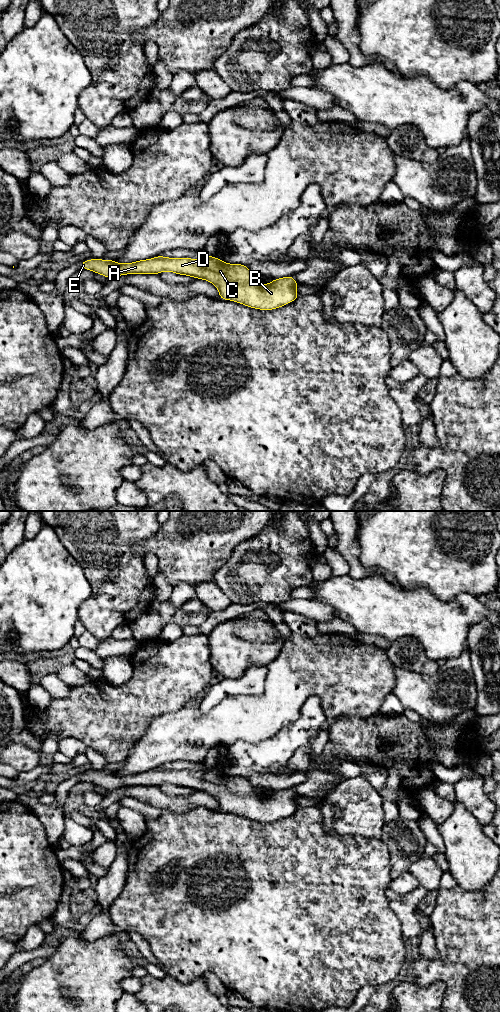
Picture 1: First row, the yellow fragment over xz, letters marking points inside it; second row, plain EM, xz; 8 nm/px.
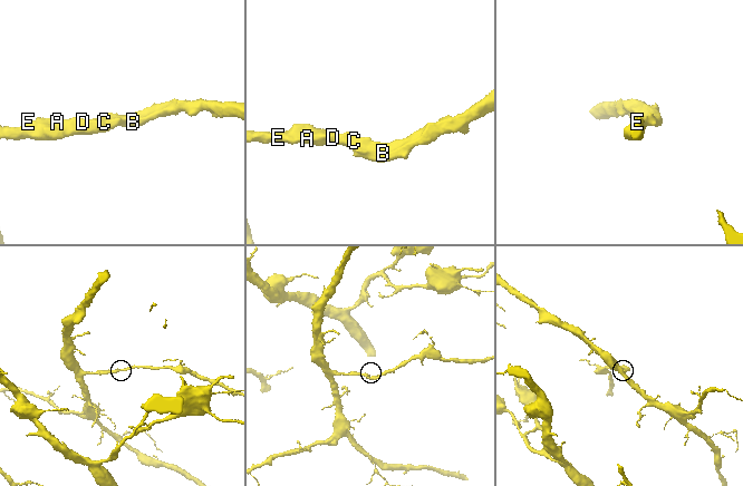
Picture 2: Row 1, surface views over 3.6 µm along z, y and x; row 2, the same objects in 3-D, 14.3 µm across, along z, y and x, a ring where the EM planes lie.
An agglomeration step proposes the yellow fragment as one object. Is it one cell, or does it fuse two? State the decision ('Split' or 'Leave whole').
Leave whole

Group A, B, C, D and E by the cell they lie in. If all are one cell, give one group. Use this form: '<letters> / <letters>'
A B C D E

